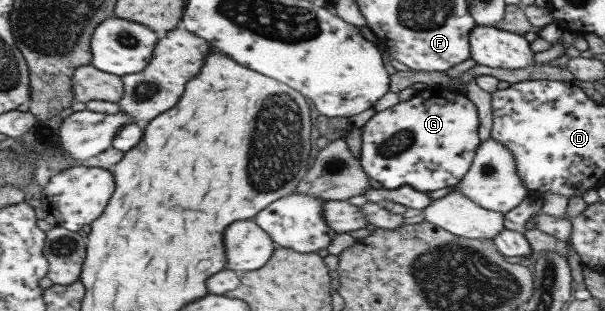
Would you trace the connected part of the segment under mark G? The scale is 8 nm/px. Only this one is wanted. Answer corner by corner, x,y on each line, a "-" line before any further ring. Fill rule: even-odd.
427,87
426,90
416,92
415,95
410,100
406,100
406,102
399,102
390,106
390,108
386,108
379,112
376,111
365,124
361,126
360,167
362,168
362,171
366,173
366,176
372,178
372,180
376,180
376,182
380,182
380,186
388,190
399,189
400,187
410,187
418,192
428,193
432,192
432,190
446,188
446,186
455,186
460,182
461,178
471,166
476,147
480,144
477,137
477,126
477,110
472,101
467,100
464,95
453,92
453,90
448,90
447,88

